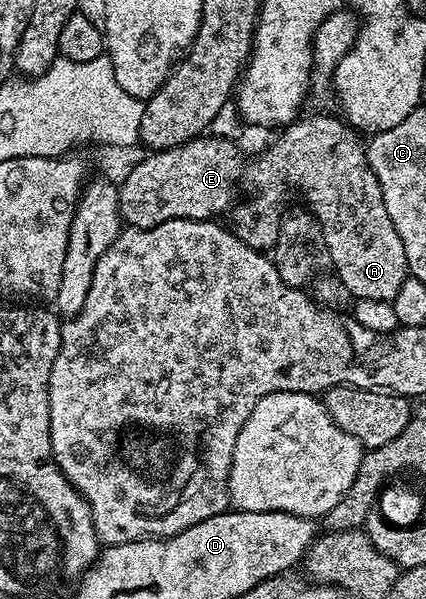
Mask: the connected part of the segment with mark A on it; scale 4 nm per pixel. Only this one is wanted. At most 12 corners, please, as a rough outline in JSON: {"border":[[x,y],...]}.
{"border":[[289,122],[242,171],[230,229],[271,251],[284,186],[353,299],[410,277],[361,135]]}

